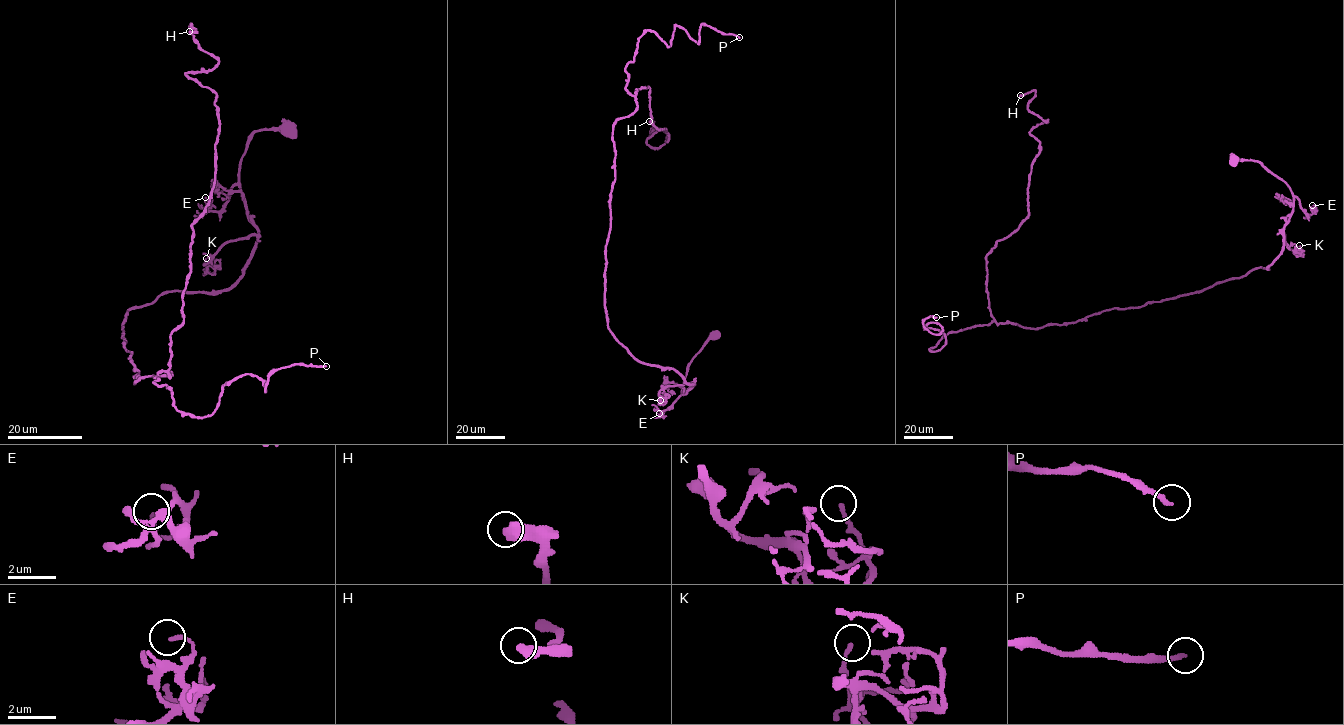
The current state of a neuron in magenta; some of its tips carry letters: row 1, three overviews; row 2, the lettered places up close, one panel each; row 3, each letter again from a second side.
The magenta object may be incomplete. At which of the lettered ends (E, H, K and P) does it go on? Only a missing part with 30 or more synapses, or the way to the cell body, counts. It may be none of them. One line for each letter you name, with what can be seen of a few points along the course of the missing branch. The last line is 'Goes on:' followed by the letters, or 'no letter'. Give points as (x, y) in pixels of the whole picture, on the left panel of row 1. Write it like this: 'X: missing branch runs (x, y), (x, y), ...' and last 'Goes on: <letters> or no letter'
P: missing branch runs (326, 366), (351, 364), (376, 374), (394, 391), (391, 425)
Goes on: P

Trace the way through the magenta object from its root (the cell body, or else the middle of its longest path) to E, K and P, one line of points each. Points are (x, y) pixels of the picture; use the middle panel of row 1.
E: (715, 333), (711, 335), (689, 364), (682, 394), (661, 412), (662, 415), (659, 413)
K: (715, 333), (689, 364), (682, 393), (694, 384), (666, 386), (659, 392), (660, 400)
P: (715, 333), (683, 394), (608, 328), (612, 128), (637, 107), (625, 66), (646, 30), (739, 37)

